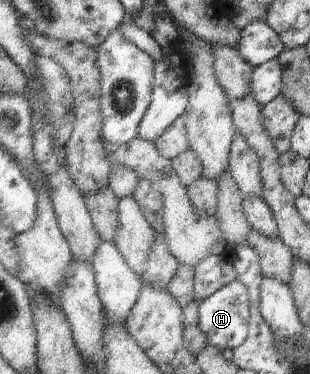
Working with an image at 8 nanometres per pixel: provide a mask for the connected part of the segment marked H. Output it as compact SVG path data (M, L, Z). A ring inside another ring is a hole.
M236 279L199 304L199 328L202 330L204 340L207 344L220 348L222 352L229 348L234 350L246 341L249 321L248 290Z

